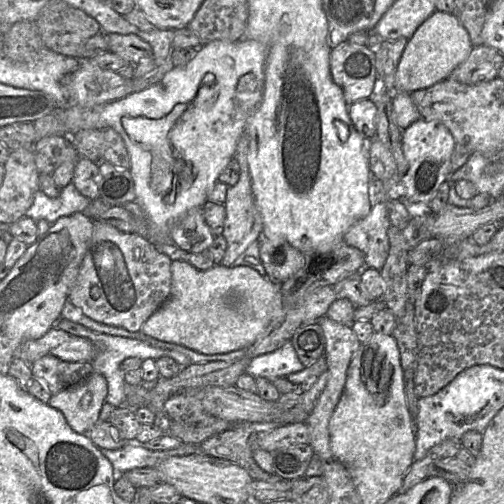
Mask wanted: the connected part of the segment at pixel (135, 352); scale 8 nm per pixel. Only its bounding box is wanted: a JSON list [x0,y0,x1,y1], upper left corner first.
[54,317,191,408]

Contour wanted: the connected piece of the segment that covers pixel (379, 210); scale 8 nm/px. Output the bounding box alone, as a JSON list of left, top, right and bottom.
[343,203,391,271]

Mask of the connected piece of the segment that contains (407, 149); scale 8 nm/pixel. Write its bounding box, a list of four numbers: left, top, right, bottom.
[401,118,456,209]

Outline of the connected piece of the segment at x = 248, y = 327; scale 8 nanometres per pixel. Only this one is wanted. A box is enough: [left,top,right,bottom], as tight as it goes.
[140,260,284,354]

